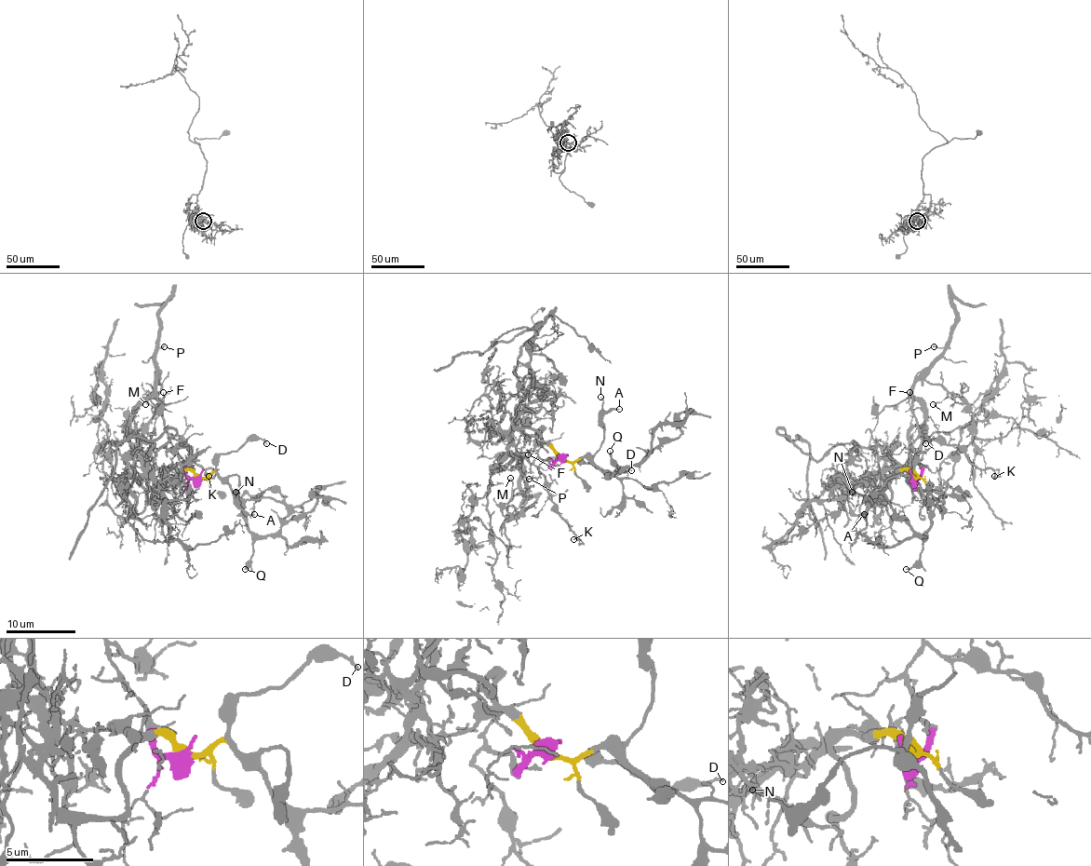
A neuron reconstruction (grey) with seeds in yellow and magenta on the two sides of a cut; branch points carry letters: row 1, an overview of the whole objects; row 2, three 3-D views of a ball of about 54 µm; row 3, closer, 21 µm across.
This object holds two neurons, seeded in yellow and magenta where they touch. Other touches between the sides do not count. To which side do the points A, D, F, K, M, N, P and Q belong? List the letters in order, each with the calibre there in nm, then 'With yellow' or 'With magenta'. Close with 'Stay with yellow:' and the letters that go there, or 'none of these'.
A: Thickness 170 nm. With yellow
D: Thickness 150 nm. With yellow
F: Thickness 100 nm. With magenta
K: Thickness 150 nm. With magenta
M: Thickness 80 nm. With magenta
N: Thickness 100 nm. With yellow
P: Thickness 120 nm. With magenta
Q: Thickness 170 nm. With yellow
Stay with yellow: A, D, N, Q

